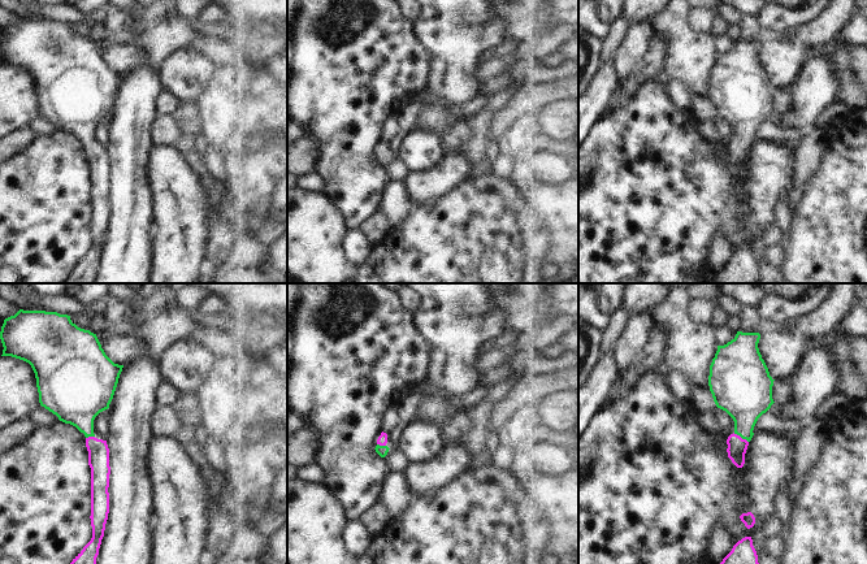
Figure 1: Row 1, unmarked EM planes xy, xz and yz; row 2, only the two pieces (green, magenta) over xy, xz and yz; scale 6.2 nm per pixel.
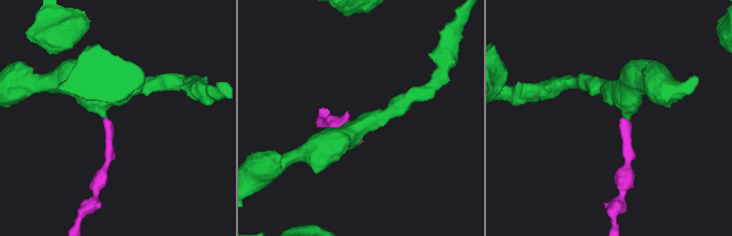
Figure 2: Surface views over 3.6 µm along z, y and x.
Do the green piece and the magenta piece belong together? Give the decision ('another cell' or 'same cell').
same cell

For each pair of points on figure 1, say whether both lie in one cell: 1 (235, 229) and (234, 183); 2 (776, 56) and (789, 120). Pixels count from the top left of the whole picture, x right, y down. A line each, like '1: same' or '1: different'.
1: same
2: different

